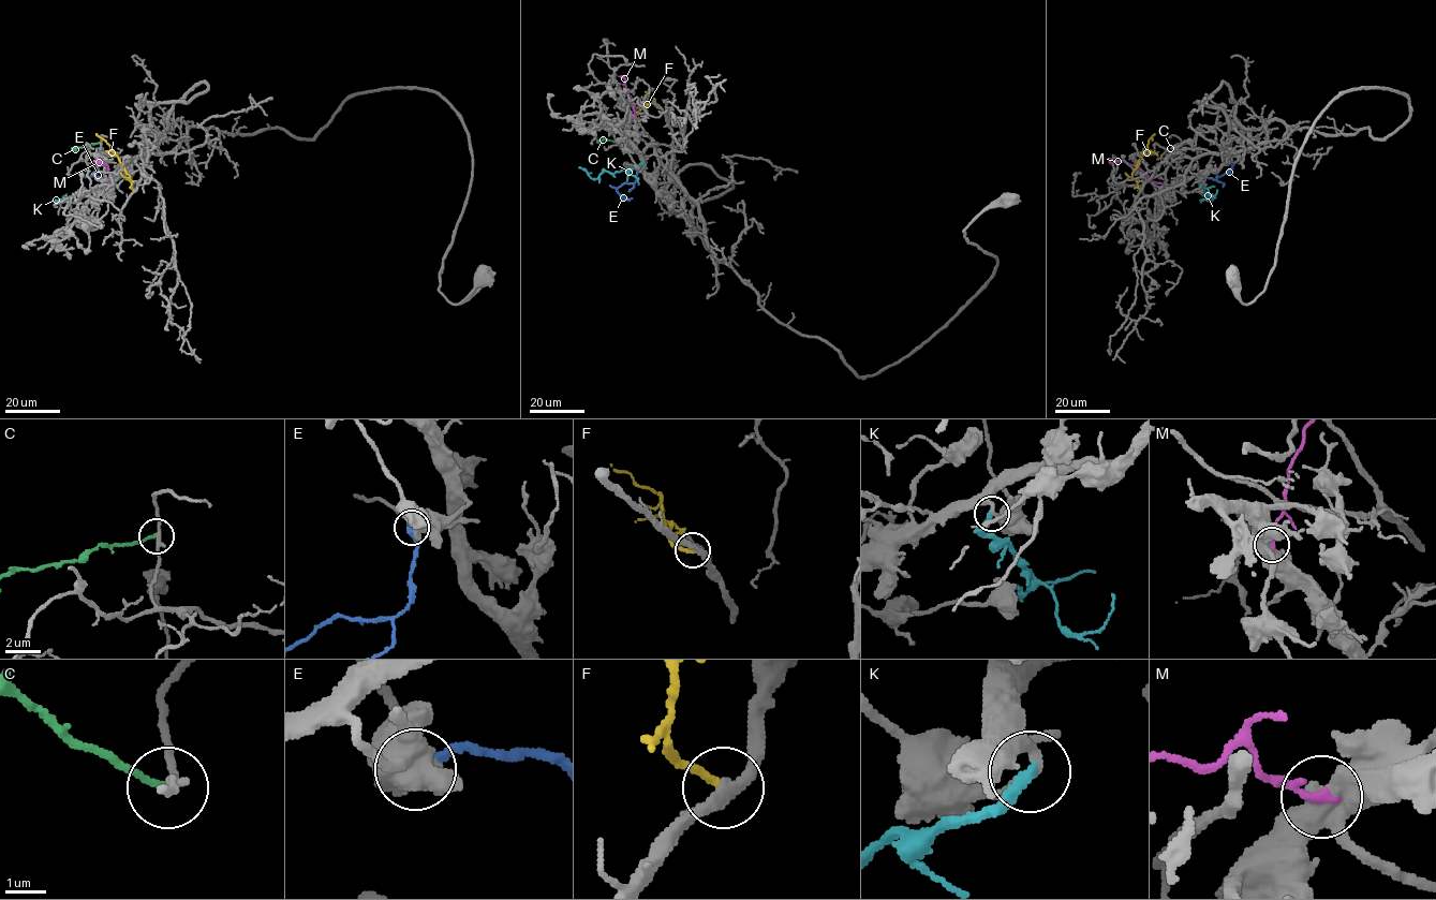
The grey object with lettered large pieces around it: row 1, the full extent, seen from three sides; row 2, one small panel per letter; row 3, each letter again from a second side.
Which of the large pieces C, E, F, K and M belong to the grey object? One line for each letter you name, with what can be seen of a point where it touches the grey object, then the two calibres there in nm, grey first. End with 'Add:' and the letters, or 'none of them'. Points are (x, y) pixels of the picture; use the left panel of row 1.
Add: none of them

